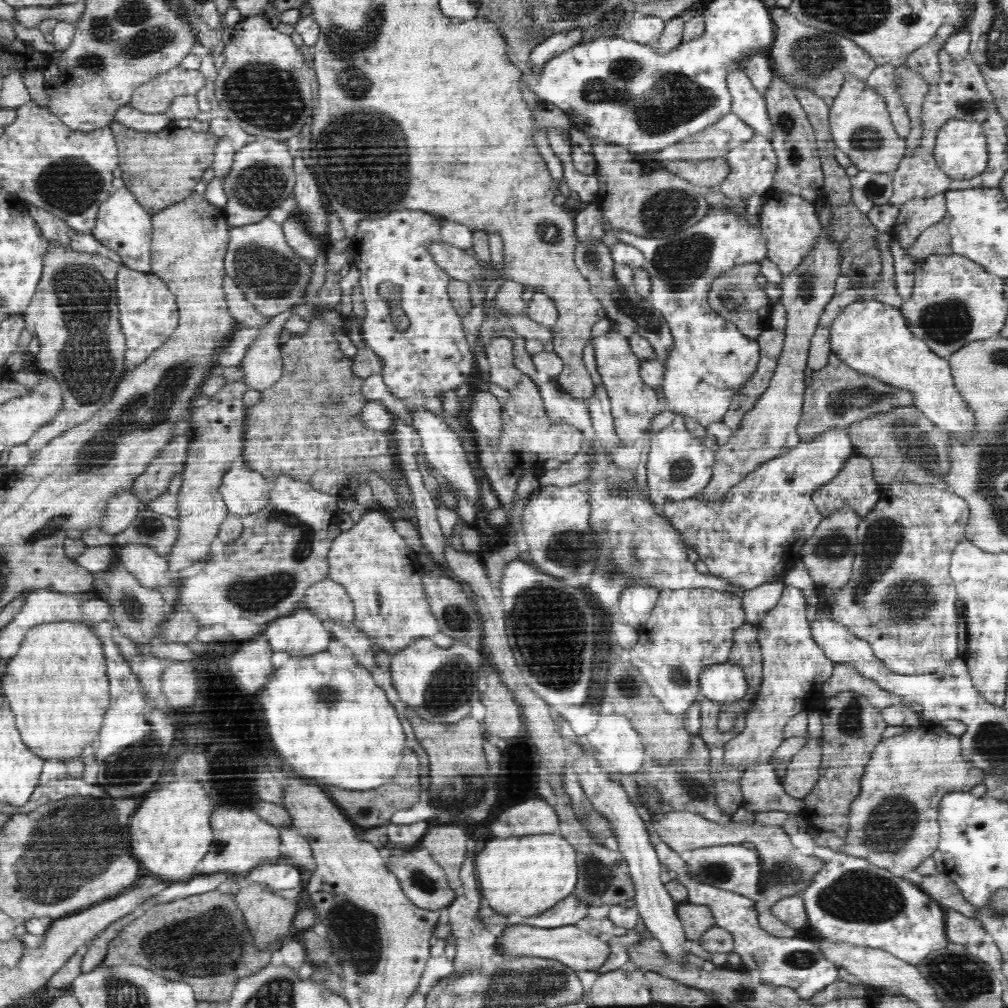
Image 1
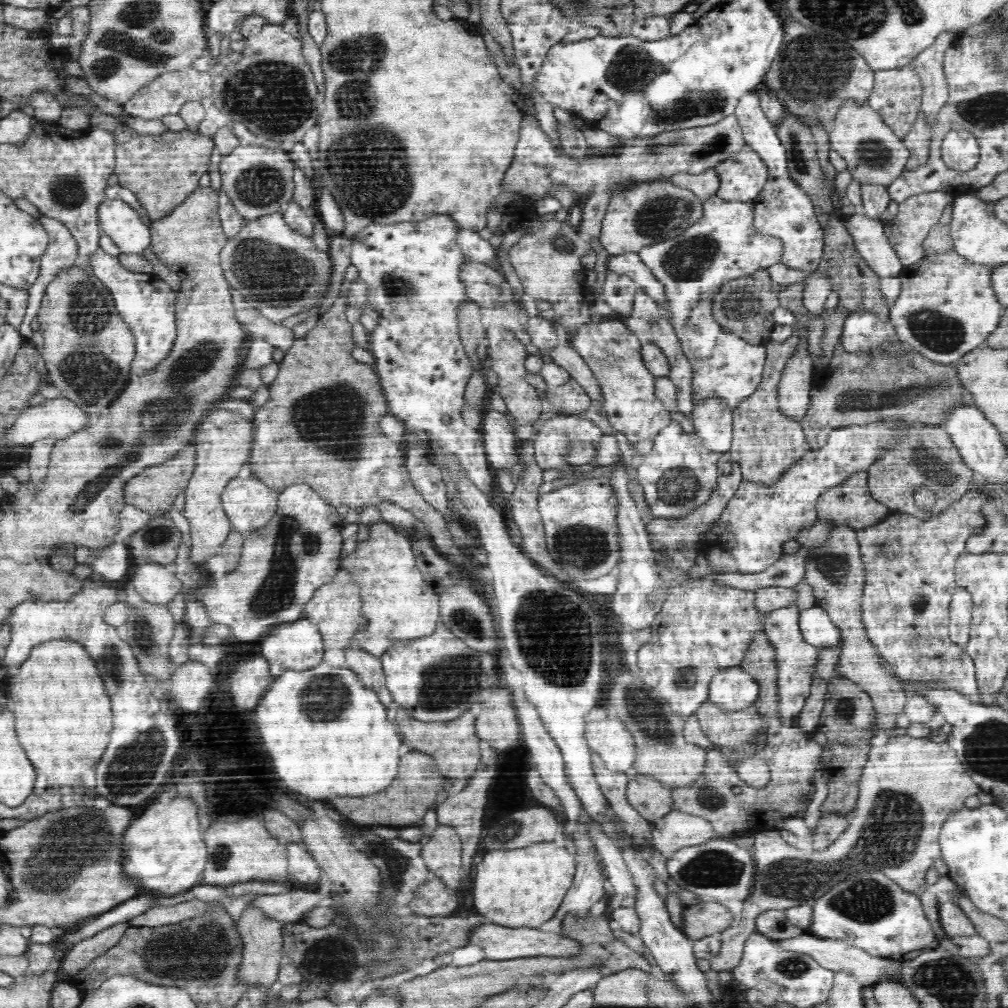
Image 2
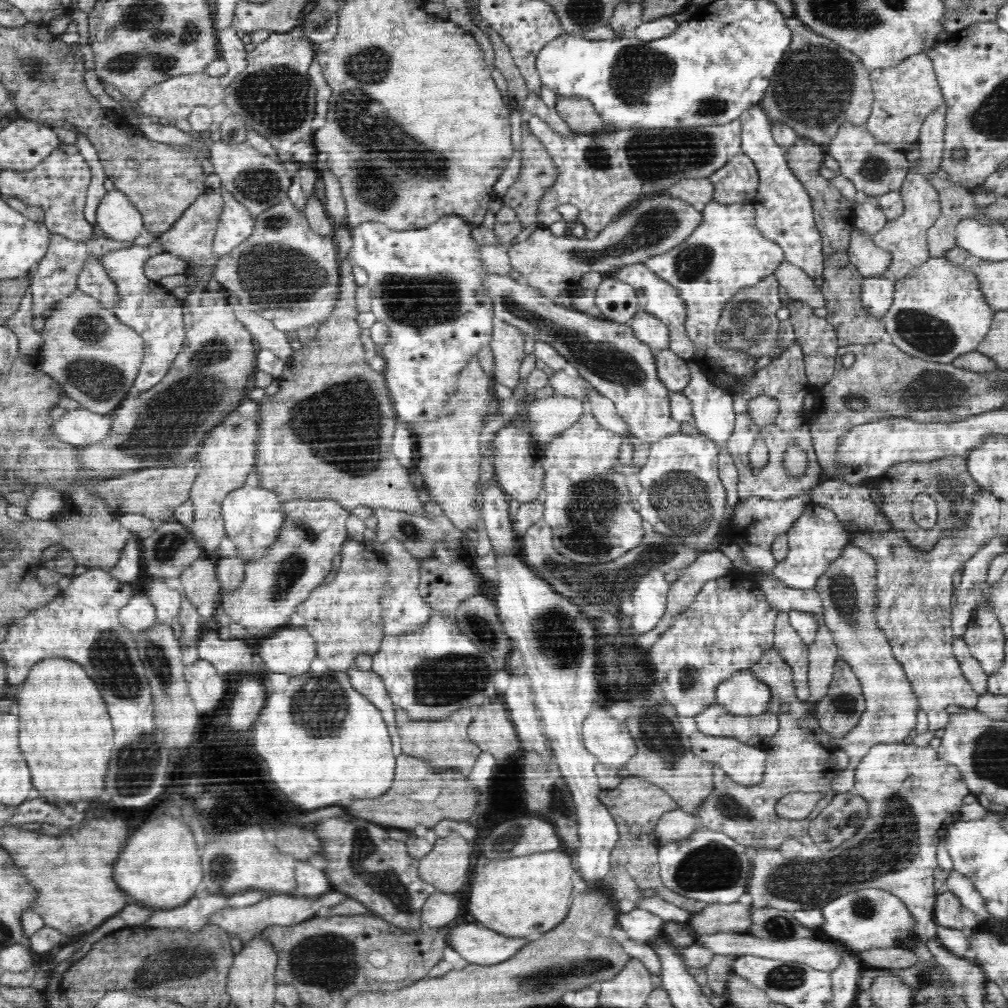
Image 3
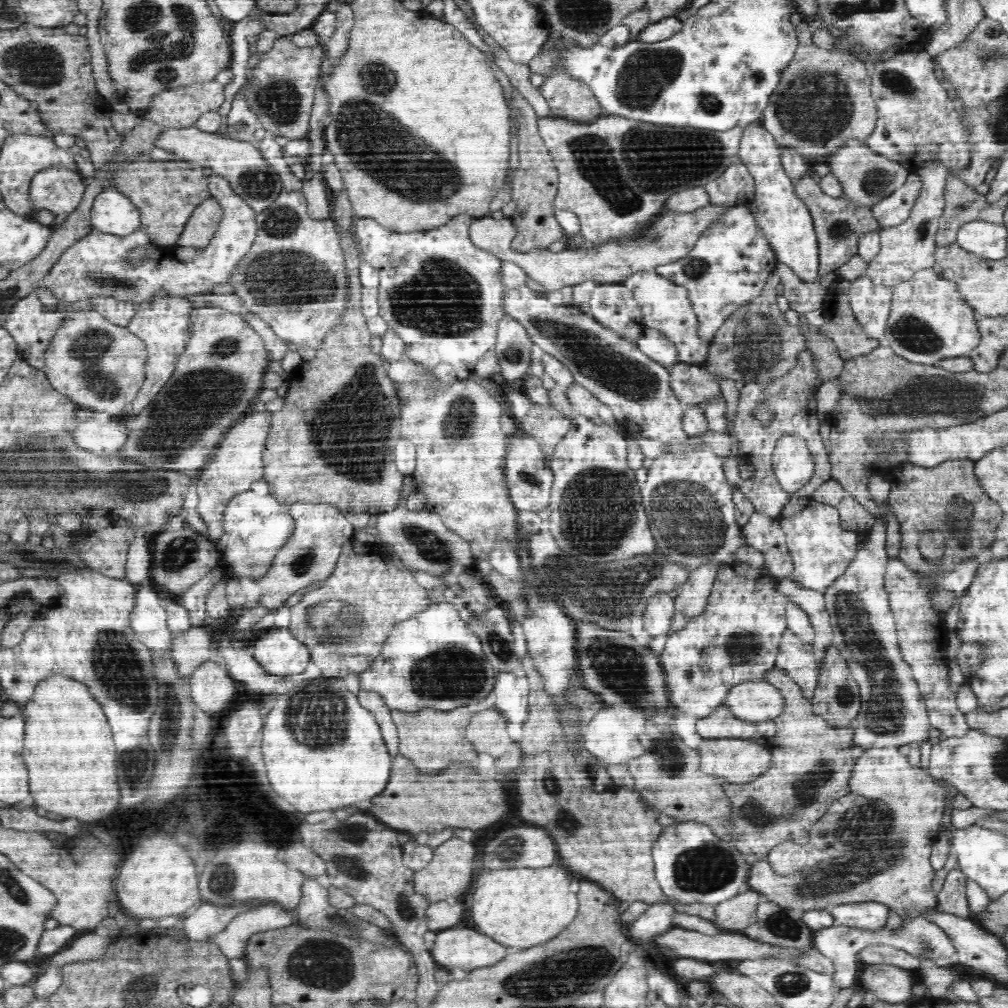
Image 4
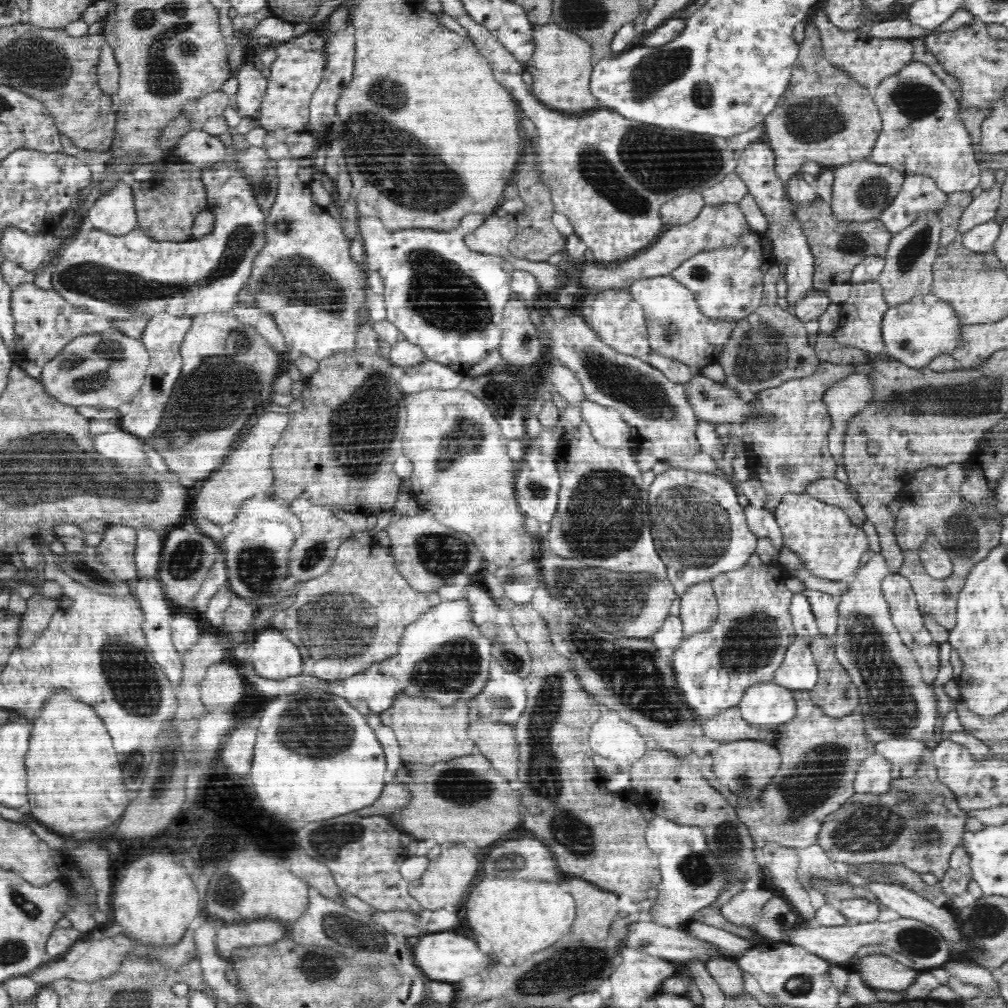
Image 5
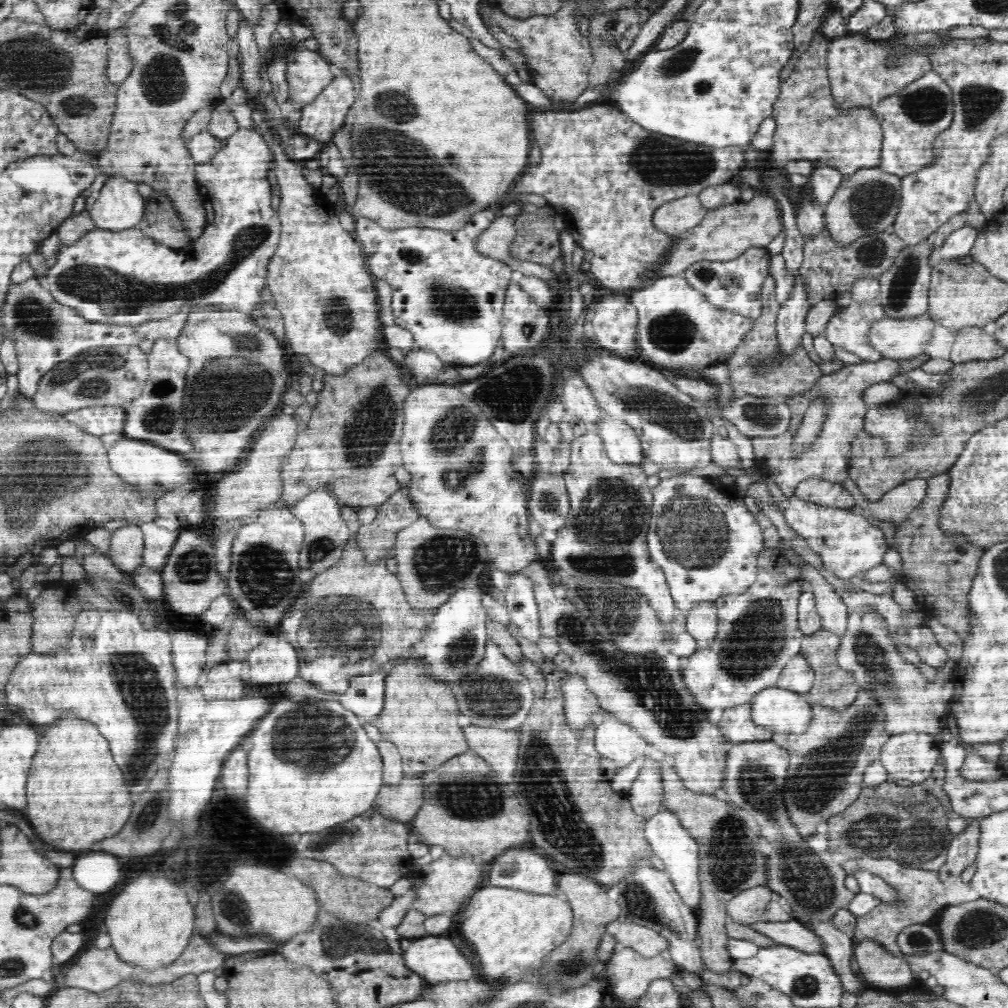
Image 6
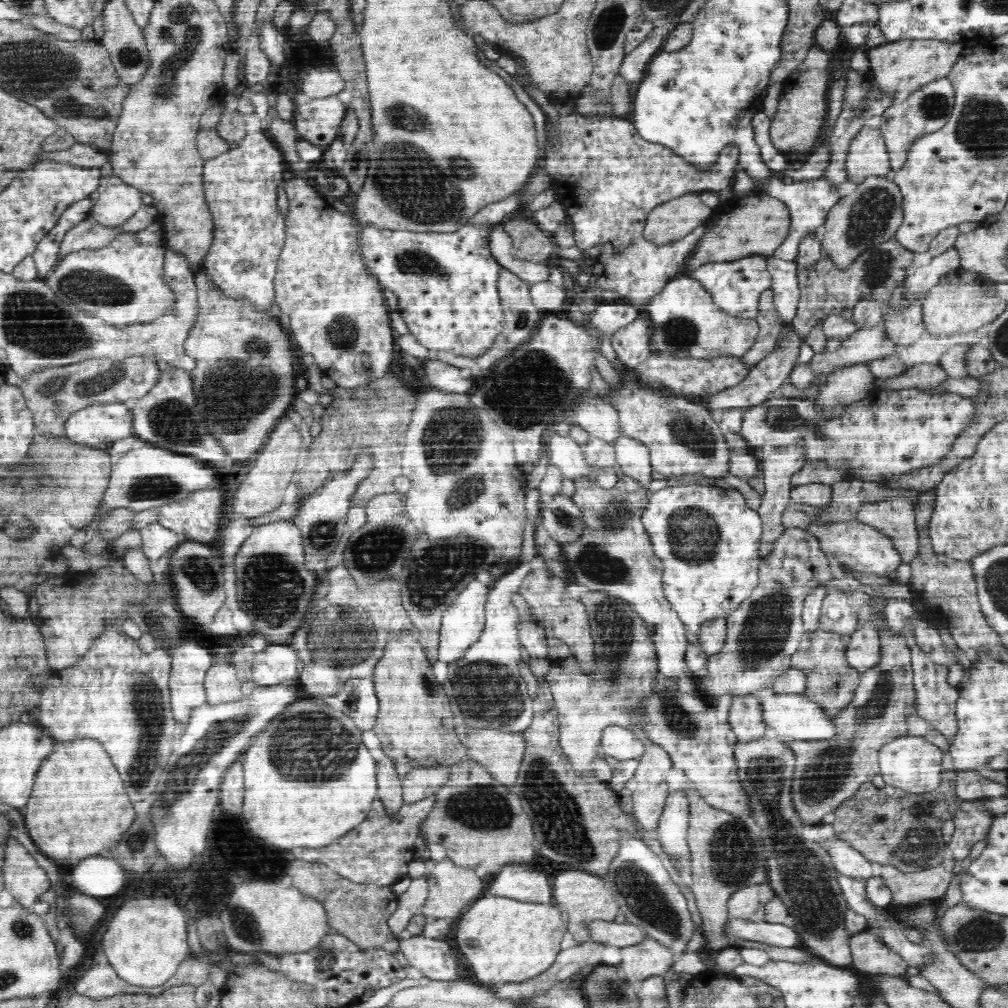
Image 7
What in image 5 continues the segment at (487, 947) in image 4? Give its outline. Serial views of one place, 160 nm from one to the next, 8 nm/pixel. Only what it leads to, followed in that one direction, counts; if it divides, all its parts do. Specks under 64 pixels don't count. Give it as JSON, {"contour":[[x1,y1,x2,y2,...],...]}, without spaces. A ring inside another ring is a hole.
{"contour":[[452,932,426,933,419,937,419,942,412,949,415,965,420,967,430,981,440,980,454,985,466,976,481,974,494,962,488,954,480,952,476,941,466,936,456,936]]}

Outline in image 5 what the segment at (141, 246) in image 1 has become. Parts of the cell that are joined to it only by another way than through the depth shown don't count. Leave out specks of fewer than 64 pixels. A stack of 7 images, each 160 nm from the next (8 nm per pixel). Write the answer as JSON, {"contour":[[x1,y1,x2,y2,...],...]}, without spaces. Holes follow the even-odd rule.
{"contour":[[123,181,102,193,86,213,89,227,114,236,129,234,138,228,132,187]]}

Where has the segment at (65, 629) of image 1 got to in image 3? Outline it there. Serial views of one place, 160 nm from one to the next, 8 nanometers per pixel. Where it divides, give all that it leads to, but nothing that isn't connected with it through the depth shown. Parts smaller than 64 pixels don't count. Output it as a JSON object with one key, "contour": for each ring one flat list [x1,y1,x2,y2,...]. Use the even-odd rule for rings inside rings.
{"contour":[[50,658,50,660,38,662,22,686,18,704,20,704,18,706,20,708,20,748,30,766,34,788,50,802,58,802,58,800,98,802,106,794,104,778,110,762,110,752,114,746,114,738,112,738,114,730,110,724,106,702,100,698,96,684,86,676,84,668,76,662,62,660,62,658]]}

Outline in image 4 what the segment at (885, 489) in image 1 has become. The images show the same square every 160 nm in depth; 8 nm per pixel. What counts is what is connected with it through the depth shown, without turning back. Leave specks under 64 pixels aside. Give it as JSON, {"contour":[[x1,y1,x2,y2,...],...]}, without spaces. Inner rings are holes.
{"contour":[[985,549,981,556,963,559,954,566,954,570,945,570,943,565,936,567,931,574,917,574,912,567,906,566,898,557,888,558,884,574,884,588,888,593,888,600,898,635,898,646,902,657,908,665,914,680,918,683,919,691,924,699,928,711,929,722,932,729,939,729,947,737,962,737,969,734,970,728,966,723,965,714,956,708,956,692,950,692,948,686,948,641,944,624,934,614,932,596,938,588,950,590,961,596,972,582,981,561,993,558,993,553]]}

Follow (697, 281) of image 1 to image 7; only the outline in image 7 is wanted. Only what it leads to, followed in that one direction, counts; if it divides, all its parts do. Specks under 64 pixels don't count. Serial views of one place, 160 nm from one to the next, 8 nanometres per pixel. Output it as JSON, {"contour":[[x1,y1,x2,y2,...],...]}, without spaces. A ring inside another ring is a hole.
{"contour":[[747,255,731,262,712,262,687,272,711,295,714,305,731,316,742,319,756,319,758,303,766,290,772,291,772,276,768,272,768,262,761,255]]}

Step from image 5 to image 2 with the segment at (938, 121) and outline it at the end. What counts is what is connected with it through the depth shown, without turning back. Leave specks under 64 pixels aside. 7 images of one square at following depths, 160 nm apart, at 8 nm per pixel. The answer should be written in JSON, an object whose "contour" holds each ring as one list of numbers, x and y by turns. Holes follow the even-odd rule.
{"contour":[[911,62,909,65,896,69,877,70,873,77,874,88,868,103,881,115,886,126,889,126,898,138,903,139,914,126,914,122,921,112,922,81,920,81,920,75]]}

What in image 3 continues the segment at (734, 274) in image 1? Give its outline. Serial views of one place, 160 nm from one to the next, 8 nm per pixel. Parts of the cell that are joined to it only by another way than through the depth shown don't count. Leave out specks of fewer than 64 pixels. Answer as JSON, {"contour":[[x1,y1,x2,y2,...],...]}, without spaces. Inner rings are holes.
{"contour":[[775,275,764,278,762,282,754,286,746,286,740,290,723,308,718,320,715,337,724,350,745,350,746,354,753,354,754,358,770,356,778,358,783,350,778,345,778,325,780,320,776,313,784,308,786,303,780,300,778,295,779,282]]}

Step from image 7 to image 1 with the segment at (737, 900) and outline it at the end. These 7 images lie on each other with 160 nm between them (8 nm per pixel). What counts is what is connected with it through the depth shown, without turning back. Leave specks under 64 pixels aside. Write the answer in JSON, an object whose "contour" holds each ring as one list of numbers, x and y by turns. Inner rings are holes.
{"contour":[[690,902,678,904,677,915,682,923,688,942,698,941,708,928,717,925,712,911,706,905]]}

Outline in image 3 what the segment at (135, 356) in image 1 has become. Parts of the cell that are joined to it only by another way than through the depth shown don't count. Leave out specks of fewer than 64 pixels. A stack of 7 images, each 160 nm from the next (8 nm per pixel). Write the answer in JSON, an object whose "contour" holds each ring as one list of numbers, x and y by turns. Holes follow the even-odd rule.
{"contour":[[154,242,150,246,136,246,132,245,126,249,119,249,111,251,103,256,103,267,110,276,116,289,116,304,114,313,120,322,131,326,144,339,144,354,142,358,142,367,139,371,138,377,134,380,131,394,142,394,144,390,150,390,152,386,156,386,160,380,166,377,169,369,172,367,172,362,178,352,182,350,182,342,186,338,186,328,184,328,184,318,182,318,182,301,176,299,172,292,164,289,159,281,148,278,144,274,144,266,149,259,156,257,158,254,163,254,162,244]]}

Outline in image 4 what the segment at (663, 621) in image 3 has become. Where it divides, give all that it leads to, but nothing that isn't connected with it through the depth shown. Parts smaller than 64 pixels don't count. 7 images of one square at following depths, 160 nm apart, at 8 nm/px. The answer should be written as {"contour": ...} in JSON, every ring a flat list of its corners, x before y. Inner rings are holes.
{"contour":[[712,562,690,572,688,580,679,587,678,595,674,599,675,610,670,632,682,630,690,622,690,618,702,614,721,566,721,562]]}

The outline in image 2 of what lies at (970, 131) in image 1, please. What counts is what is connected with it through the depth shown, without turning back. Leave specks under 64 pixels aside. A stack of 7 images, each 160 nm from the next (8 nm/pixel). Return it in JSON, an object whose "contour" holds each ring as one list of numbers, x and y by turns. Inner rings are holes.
{"contour":[[950,130,942,138,941,151,946,166,959,173,972,170,981,156,977,138,966,130]]}

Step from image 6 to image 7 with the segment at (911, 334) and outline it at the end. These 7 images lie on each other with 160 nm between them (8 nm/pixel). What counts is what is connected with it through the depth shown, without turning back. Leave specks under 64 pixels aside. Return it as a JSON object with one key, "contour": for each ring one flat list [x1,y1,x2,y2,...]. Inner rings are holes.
{"contour":[[883,324,864,328,864,330,858,329,849,337,842,340,842,344,836,352,826,351,825,353,815,354,809,364,797,365,789,375,789,382,793,383,793,386,797,388,803,388,810,384,810,382,818,380,819,376,822,376,822,374,828,377,831,373,837,372,838,369,842,369,846,366,868,363,870,360,896,356,896,353,893,353,894,349,898,351,900,348,898,345,893,344]]}

